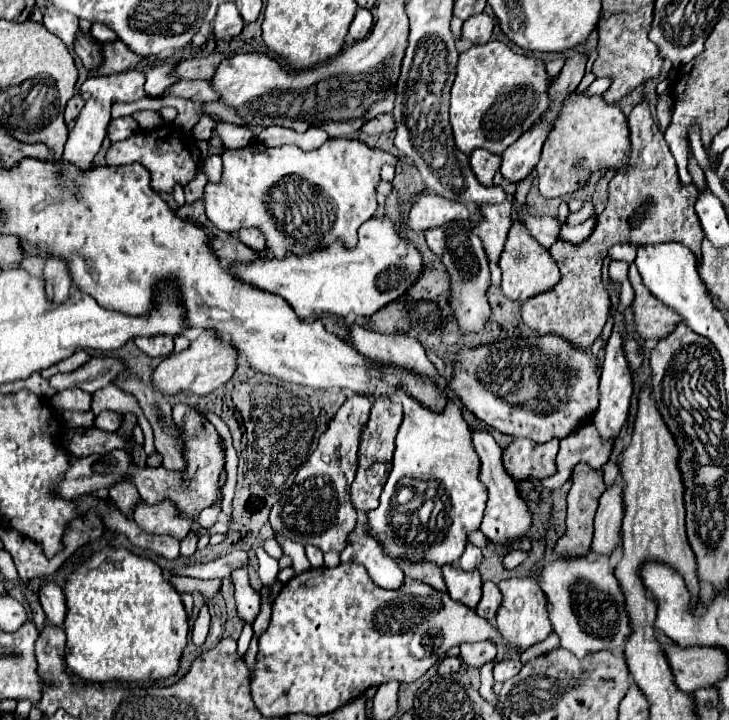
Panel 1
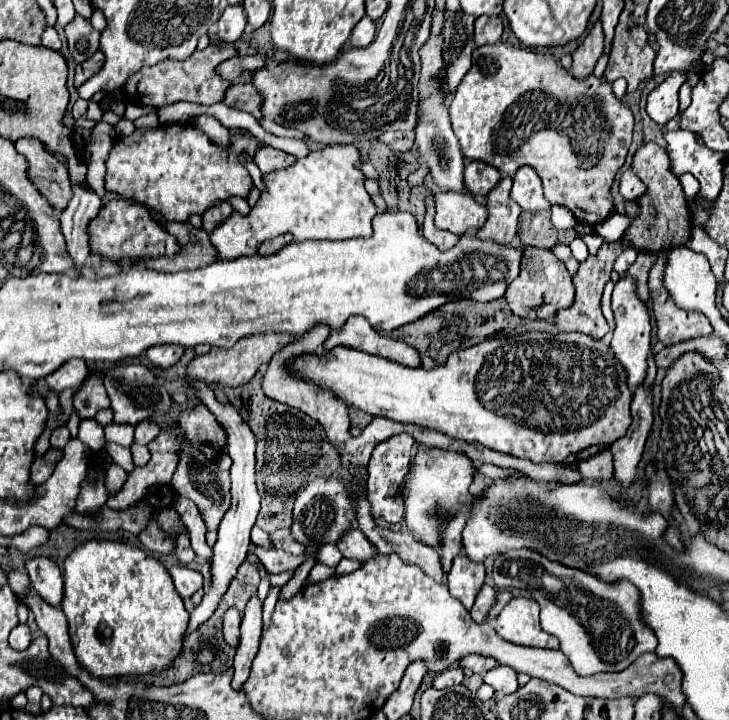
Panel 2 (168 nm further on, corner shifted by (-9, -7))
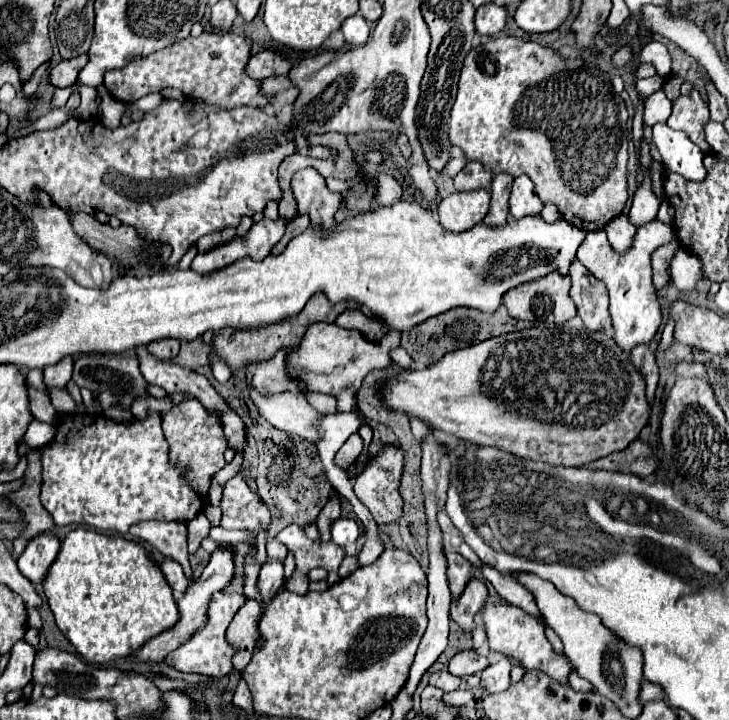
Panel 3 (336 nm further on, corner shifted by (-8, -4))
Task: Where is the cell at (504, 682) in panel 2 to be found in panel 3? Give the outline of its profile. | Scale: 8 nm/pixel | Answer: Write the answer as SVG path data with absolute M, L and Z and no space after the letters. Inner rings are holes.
M500 658L498 662L492 662L486 670L480 672L480 686L490 694L508 690L508 686L512 684L510 668L512 668L512 662L508 658Z

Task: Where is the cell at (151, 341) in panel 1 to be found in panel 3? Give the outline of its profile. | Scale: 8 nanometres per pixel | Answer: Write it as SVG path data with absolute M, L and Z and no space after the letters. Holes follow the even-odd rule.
M172 338L156 340L156 342L150 342L146 348L158 360L172 360L180 350L180 340L172 340Z

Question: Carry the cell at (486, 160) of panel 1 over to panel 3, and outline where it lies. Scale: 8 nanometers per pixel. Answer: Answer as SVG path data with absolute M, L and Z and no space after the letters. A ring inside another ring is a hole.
M466 162L466 166L454 178L454 186L458 192L490 188L490 184L492 184L492 174L478 162Z

